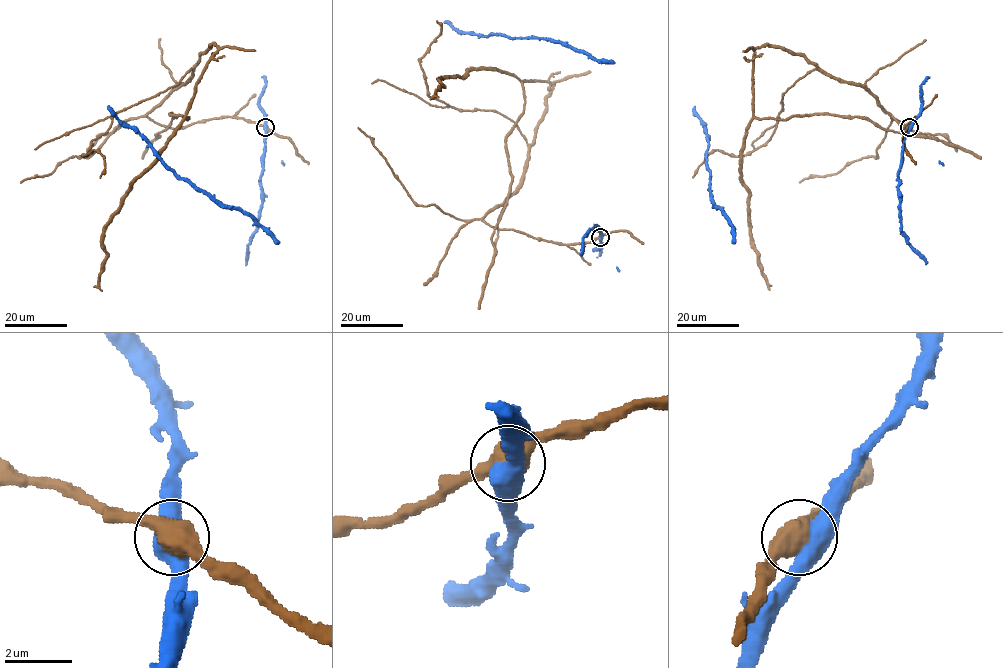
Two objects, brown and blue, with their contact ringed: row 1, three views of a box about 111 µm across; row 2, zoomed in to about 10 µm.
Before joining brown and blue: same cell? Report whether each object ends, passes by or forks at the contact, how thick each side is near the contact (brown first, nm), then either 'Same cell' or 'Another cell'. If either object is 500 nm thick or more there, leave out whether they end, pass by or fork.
Thickness 600 nm (brown) against 550 nm. Same cell

